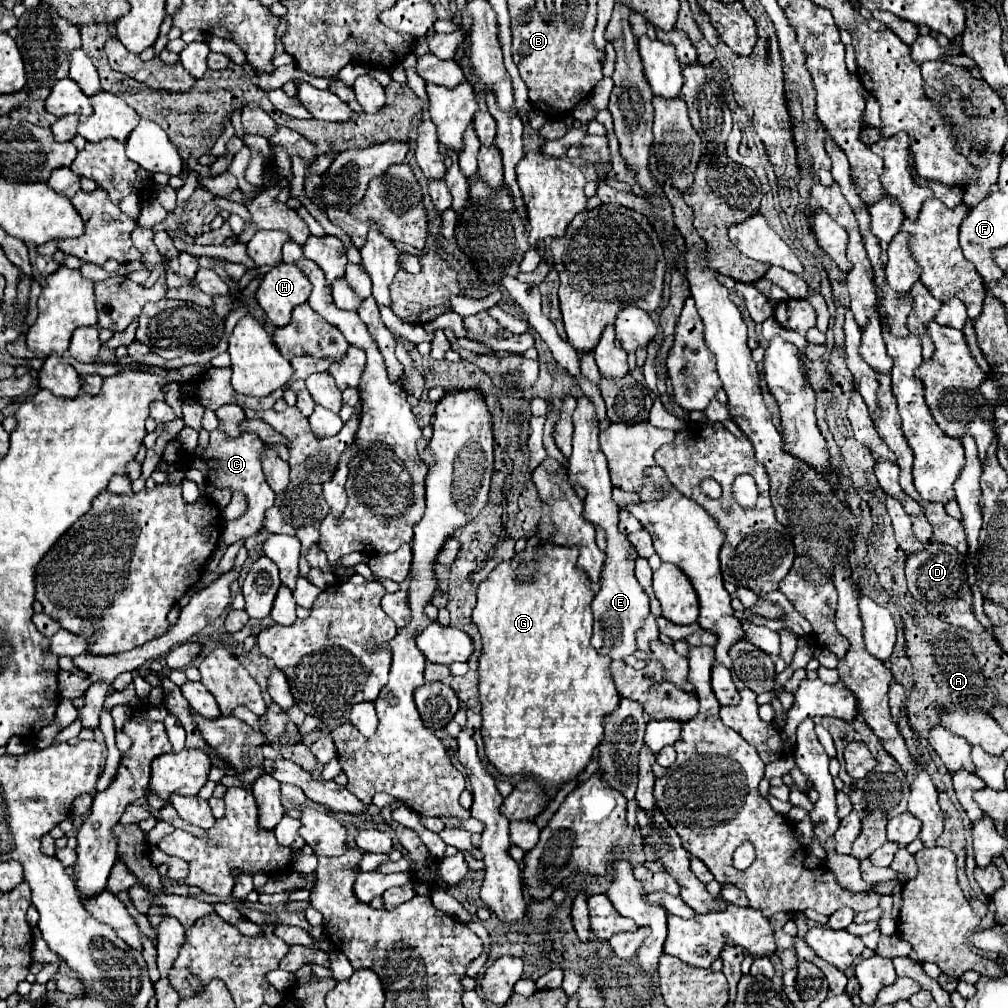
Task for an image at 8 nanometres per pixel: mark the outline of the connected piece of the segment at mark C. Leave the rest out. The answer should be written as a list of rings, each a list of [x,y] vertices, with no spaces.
[[[216,428],[210,432],[210,446],[208,448],[198,444],[194,448],[194,452],[184,454],[184,458],[182,458],[188,468],[196,468],[202,472],[204,482],[208,486],[212,486],[216,490],[228,488],[230,492],[242,492],[246,496],[248,510],[240,518],[236,518],[224,526],[224,540],[228,544],[234,544],[238,540],[246,540],[252,534],[260,532],[264,528],[266,510],[274,506],[274,492],[270,490],[270,486],[264,478],[264,472],[262,472],[262,448],[264,448],[264,442],[256,434],[242,432],[242,436],[230,438],[230,436],[226,436],[226,432]]]

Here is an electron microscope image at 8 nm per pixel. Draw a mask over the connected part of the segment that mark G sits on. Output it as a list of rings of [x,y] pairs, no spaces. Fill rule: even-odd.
[[[556,544],[526,546],[514,558],[498,564],[488,574],[488,578],[482,580],[482,584],[478,588],[478,602],[472,612],[472,622],[478,626],[480,636],[482,636],[482,654],[480,654],[480,664],[478,664],[478,692],[480,692],[480,704],[482,704],[480,732],[482,732],[482,740],[486,746],[486,756],[502,776],[516,776],[516,774],[532,776],[538,782],[552,784],[556,788],[562,788],[564,784],[568,784],[572,780],[578,780],[578,776],[588,766],[594,750],[600,746],[600,742],[604,738],[604,718],[610,712],[614,712],[620,704],[618,690],[614,688],[614,682],[610,680],[610,672],[608,672],[608,666],[612,660],[608,656],[600,656],[596,652],[596,648],[590,644],[592,624],[594,624],[590,602],[596,596],[596,588],[588,580],[588,576],[576,568],[576,558],[578,558],[578,552],[574,552],[572,548],[556,546]]]

